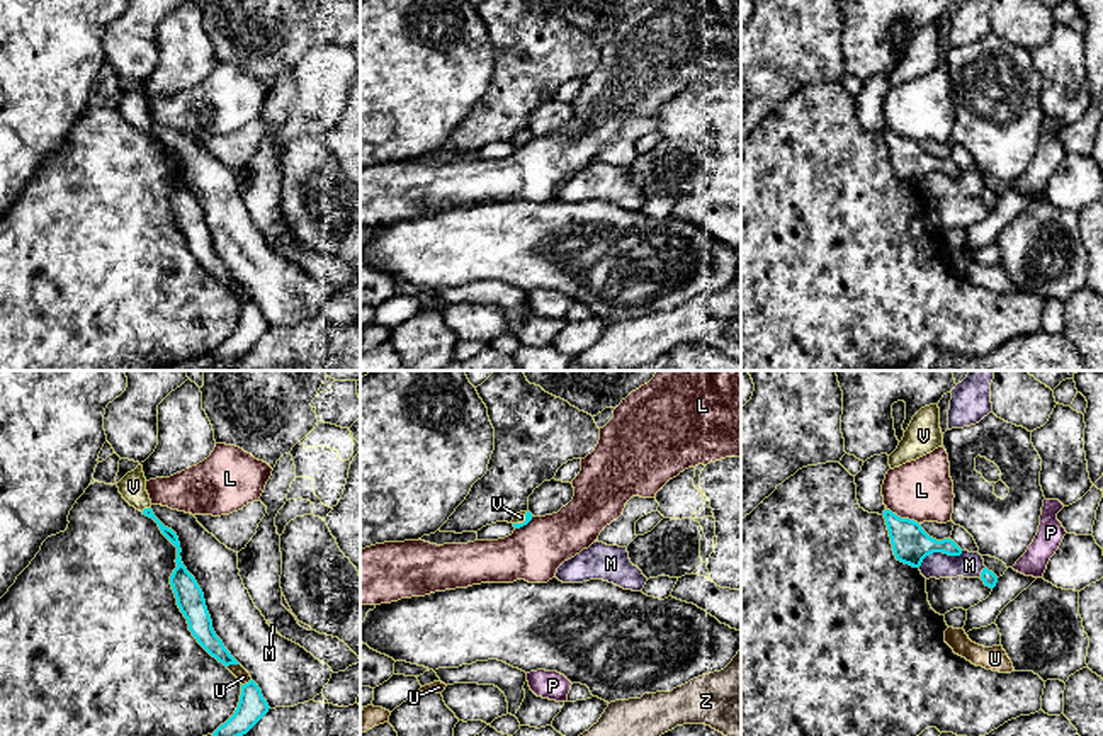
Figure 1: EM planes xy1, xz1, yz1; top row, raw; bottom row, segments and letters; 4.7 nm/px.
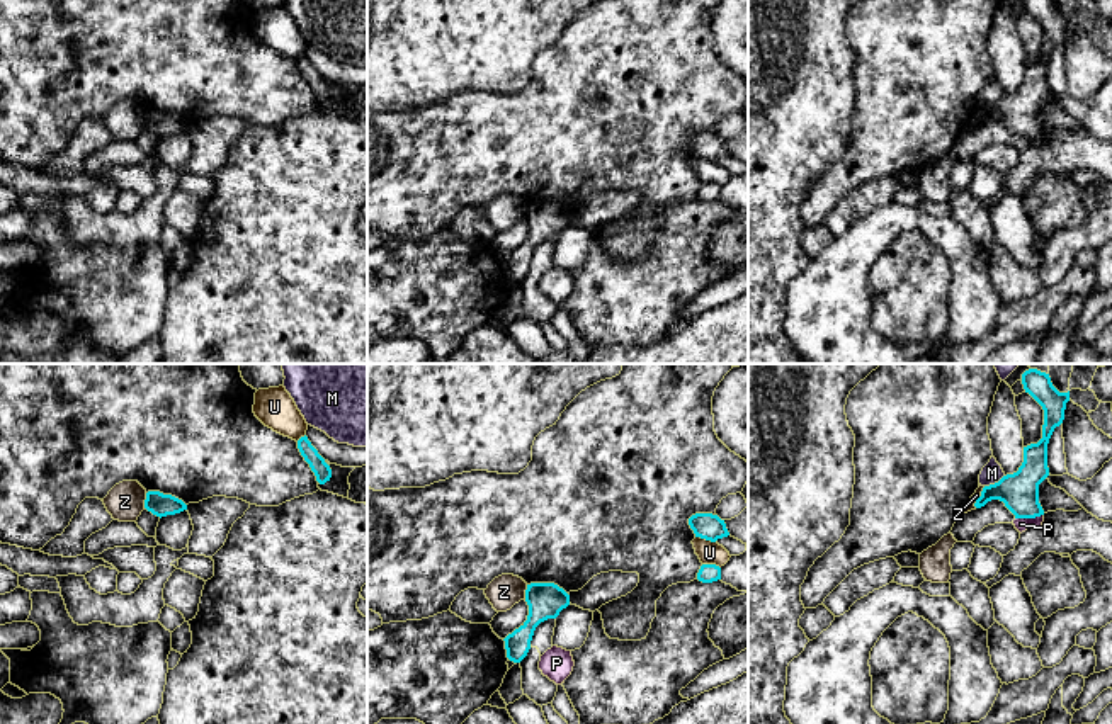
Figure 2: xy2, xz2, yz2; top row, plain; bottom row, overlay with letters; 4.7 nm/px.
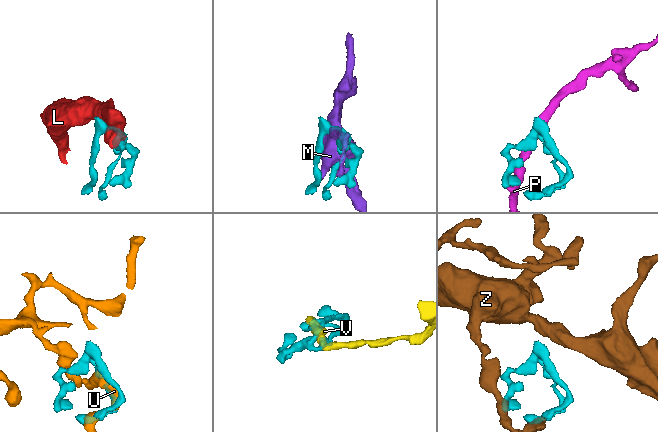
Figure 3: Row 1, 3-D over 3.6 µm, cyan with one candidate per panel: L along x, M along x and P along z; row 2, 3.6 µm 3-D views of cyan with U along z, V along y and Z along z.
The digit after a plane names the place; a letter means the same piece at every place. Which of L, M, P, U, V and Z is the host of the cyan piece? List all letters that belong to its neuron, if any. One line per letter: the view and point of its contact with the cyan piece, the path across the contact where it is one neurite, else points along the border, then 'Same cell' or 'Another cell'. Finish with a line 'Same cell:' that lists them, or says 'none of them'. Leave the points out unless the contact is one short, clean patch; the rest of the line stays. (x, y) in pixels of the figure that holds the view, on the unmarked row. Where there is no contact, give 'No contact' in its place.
L: Touches cyan at yz1 (903, 138). Boundary: yz1 (888, 128), (918, 143). Another cell
M: Touches cyan at yz1 (938, 170). Another cell
P: Touches cyan at yz2 (1029, 136). Another cell
U: Touches cyan at xz2 (706, 158). Another cell
V: Touches cyan at xy1 (145, 128). Path across: xy1 (148, 131), (145, 128), (133, 106). Same cell
Z: Touches cyan at yz2 (980, 116). Another cell
Same cell: V

